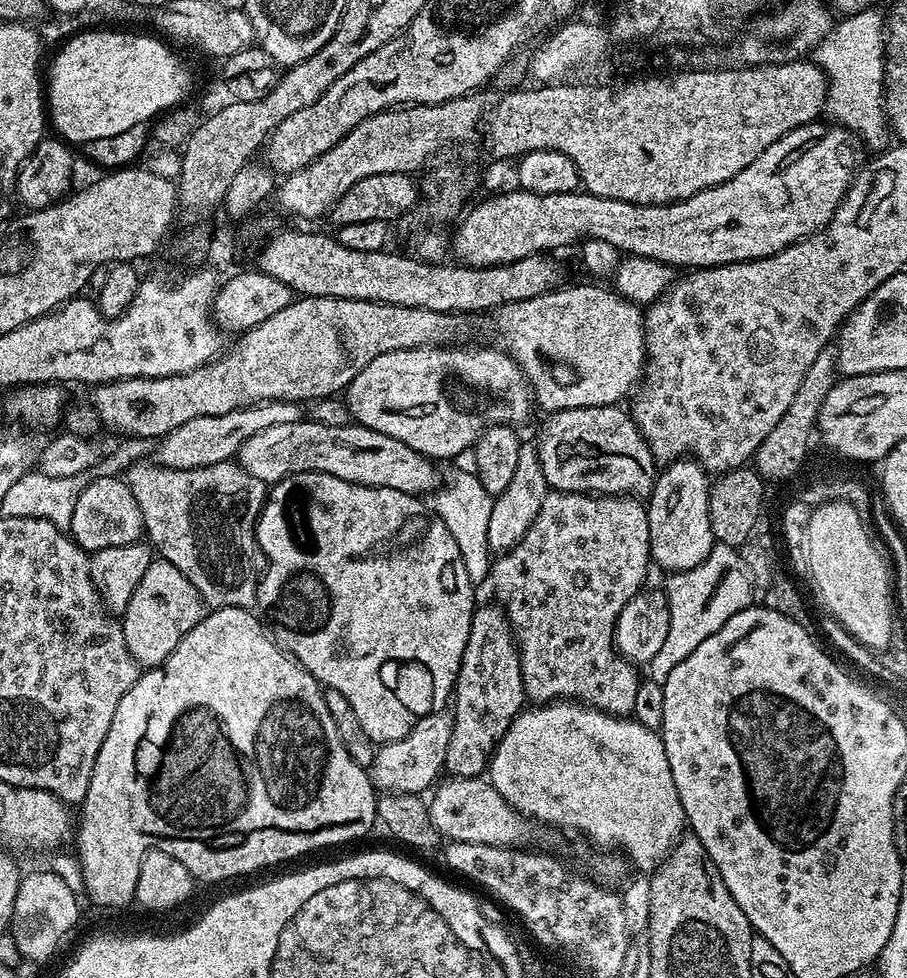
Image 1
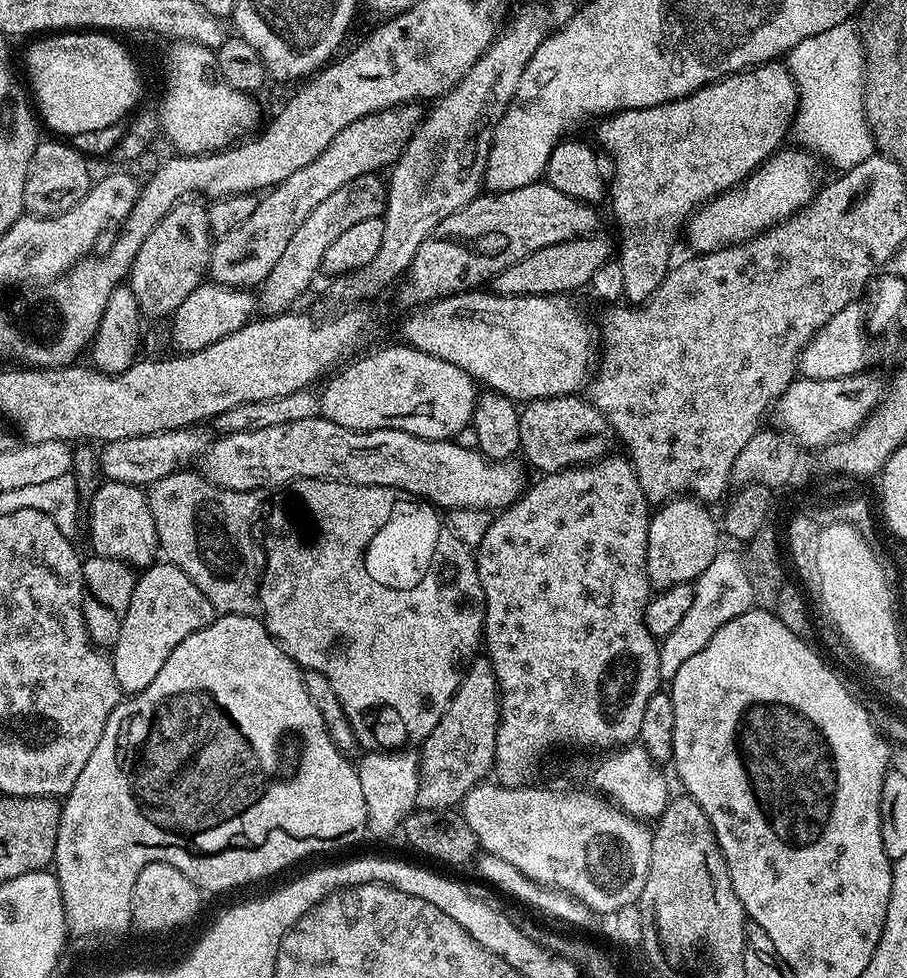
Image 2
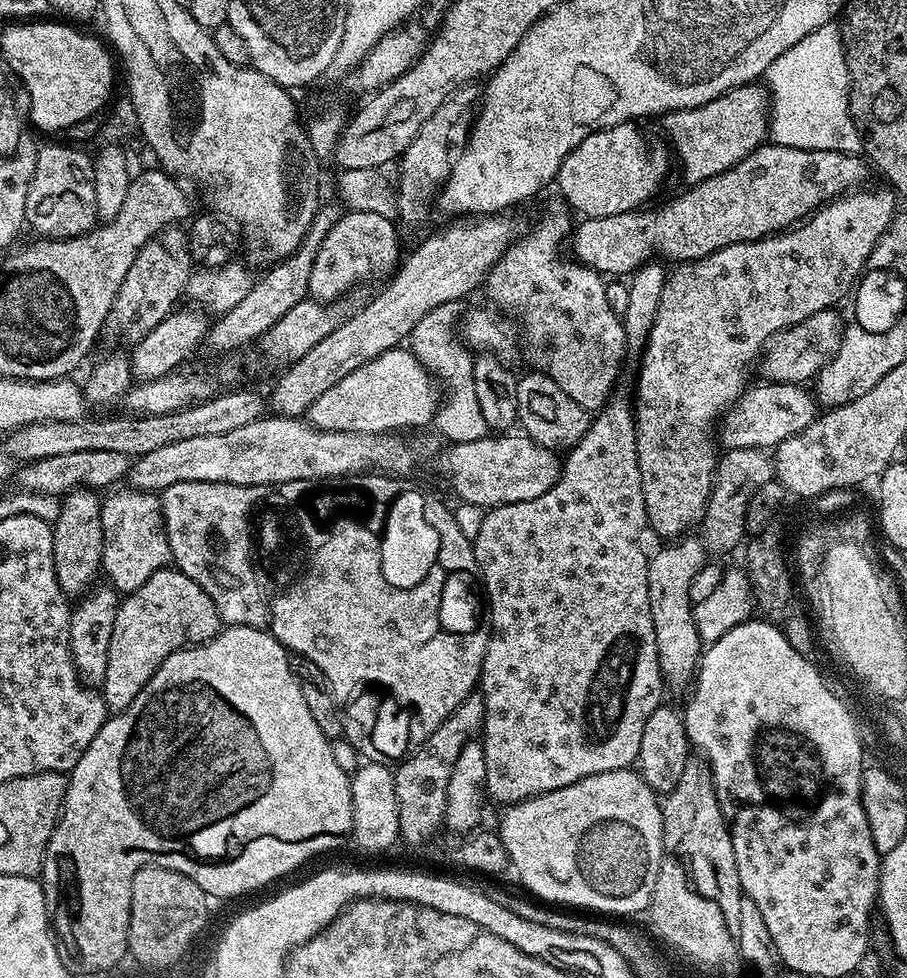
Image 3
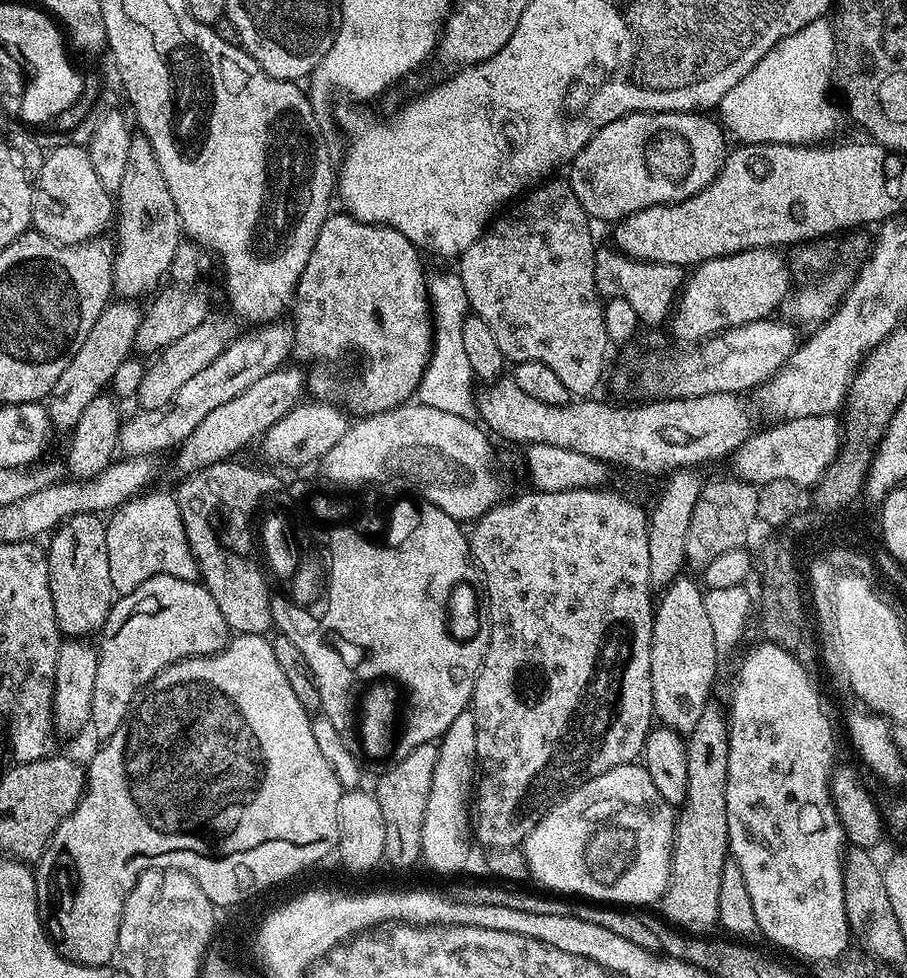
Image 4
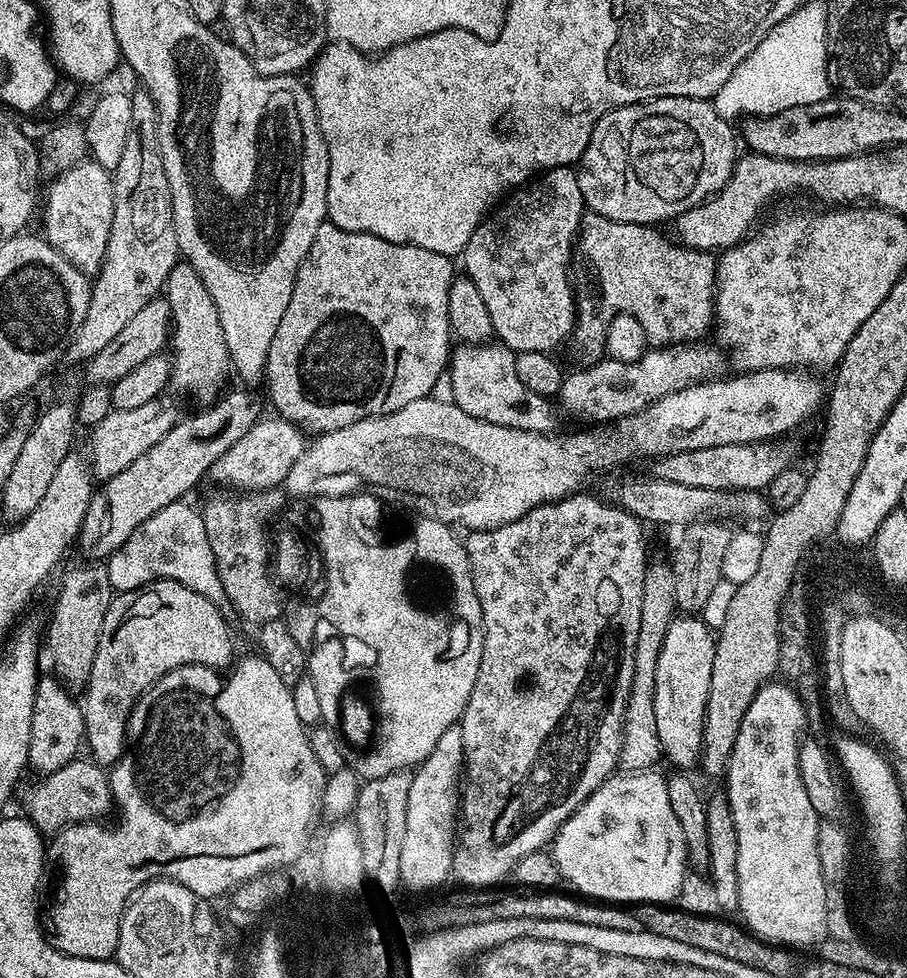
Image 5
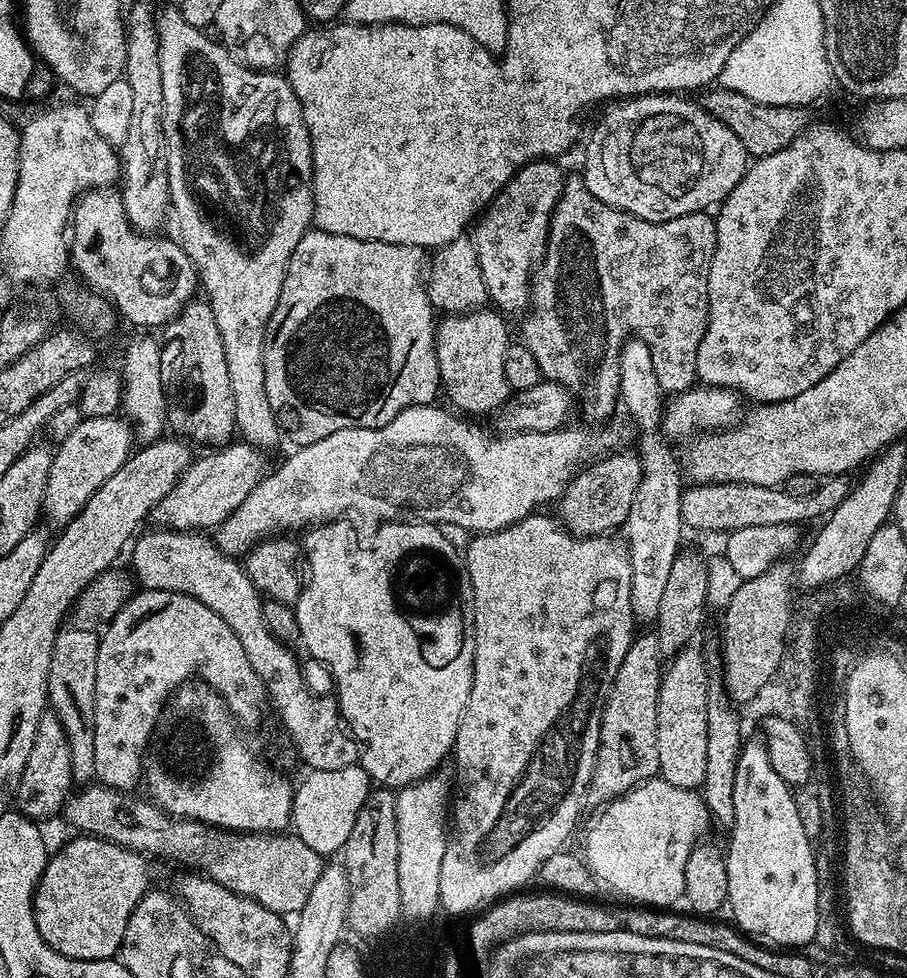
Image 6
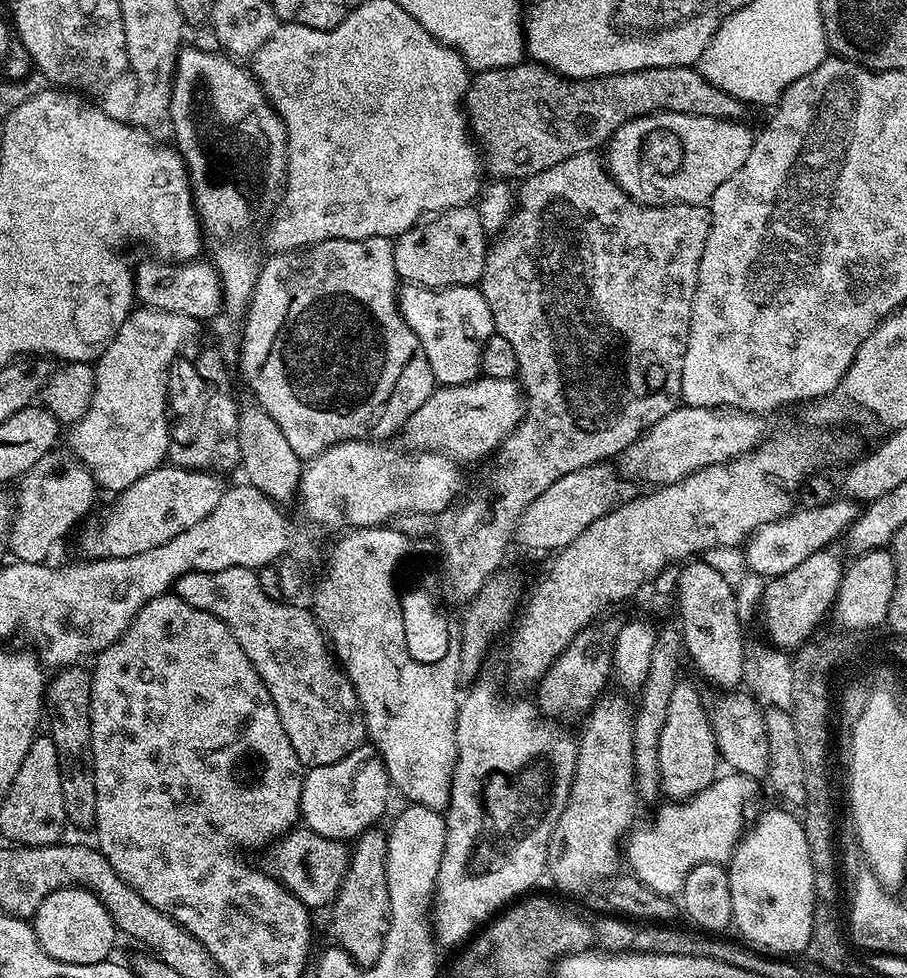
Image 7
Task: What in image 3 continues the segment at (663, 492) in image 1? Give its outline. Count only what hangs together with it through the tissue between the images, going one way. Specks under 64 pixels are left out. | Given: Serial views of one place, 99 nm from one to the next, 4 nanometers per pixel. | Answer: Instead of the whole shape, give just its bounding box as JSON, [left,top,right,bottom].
[648,534,706,689]

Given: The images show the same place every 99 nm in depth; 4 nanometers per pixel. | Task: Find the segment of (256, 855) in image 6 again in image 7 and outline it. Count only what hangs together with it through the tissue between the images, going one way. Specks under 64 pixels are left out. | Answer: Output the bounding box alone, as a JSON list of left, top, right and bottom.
[267,826,350,910]

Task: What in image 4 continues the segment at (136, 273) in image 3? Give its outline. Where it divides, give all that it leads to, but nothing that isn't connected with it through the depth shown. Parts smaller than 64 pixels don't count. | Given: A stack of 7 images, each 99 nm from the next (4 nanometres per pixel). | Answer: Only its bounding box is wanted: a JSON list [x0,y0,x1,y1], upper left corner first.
[46,298,142,430]

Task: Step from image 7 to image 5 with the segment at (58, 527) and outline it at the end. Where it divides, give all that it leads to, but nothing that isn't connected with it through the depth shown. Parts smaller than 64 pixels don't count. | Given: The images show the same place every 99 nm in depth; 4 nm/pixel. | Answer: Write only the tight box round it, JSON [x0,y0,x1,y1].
[90,398,178,481]

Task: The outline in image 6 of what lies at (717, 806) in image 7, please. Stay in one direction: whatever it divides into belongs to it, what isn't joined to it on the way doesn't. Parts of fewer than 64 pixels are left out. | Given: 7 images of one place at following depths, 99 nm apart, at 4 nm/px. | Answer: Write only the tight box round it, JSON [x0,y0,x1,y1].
[582,778,710,906]

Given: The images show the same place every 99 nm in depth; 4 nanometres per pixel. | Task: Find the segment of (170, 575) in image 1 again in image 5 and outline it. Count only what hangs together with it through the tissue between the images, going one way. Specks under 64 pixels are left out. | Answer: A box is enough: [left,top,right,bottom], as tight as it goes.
[82,580,233,766]

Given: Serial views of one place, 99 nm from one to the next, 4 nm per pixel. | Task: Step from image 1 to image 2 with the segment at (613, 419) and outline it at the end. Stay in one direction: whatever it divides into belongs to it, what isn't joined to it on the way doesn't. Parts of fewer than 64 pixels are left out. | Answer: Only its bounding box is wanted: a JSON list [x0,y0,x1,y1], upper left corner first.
[520,394,614,473]

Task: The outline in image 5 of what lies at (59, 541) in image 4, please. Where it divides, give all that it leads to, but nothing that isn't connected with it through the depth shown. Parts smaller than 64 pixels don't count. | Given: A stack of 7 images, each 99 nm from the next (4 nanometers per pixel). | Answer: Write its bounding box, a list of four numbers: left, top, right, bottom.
[46,562,113,692]

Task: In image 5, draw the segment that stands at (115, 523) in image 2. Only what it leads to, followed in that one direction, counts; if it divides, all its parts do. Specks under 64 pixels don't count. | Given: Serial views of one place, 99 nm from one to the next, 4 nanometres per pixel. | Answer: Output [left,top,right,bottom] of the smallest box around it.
[106,500,229,610]

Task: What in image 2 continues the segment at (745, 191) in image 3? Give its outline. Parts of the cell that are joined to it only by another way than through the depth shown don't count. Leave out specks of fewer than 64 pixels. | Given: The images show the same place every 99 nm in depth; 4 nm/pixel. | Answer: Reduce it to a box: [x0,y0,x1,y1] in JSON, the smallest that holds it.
[490,235,614,296]

